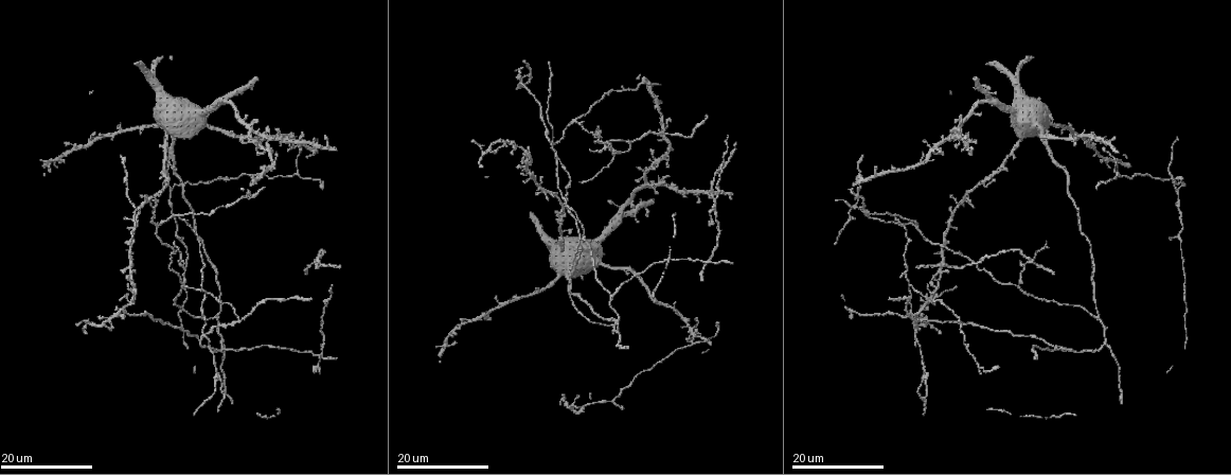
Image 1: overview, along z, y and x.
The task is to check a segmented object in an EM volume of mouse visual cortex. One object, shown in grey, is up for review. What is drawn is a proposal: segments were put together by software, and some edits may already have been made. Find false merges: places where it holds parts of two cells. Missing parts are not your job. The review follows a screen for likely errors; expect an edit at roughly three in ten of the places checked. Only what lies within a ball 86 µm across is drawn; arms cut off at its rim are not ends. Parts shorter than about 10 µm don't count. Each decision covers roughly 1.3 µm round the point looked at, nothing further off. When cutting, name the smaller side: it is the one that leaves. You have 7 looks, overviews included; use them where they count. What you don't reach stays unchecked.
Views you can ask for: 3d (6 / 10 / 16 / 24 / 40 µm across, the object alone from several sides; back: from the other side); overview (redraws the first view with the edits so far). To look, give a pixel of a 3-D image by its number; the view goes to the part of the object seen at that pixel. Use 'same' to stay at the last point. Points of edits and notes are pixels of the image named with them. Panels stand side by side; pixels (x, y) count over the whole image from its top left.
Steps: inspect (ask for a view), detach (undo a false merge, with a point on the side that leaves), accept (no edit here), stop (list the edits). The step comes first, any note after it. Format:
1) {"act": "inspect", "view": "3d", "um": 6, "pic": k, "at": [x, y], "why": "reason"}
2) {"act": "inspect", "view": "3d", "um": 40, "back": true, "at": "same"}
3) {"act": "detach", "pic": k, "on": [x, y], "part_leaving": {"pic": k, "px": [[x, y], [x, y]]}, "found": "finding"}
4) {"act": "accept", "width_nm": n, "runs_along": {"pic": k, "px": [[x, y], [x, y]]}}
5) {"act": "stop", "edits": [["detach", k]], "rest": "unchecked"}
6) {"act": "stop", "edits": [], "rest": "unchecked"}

{"act": "inspect", "view": "3d", "um": 16, "pic": 1, "at": [916, 227], "why": "thin arm on a thick one"}

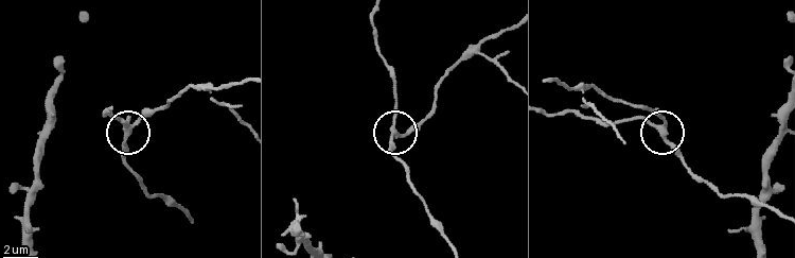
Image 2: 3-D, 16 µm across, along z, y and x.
{"act": "inspect", "view": "3d", "um": 6, "pic": 2, "at": [130, 128]}

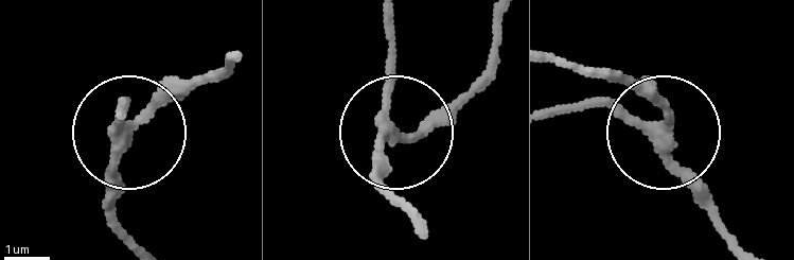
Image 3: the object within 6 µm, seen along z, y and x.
{"act": "accept", "arms": 3, "runs_along": {"pic": 3, "px": [[401, 212], [377, 186], [392, 140], [389, 18]]}, "found": "continuous, no second cell"}

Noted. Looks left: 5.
{"act": "inspect", "view": "3d", "um": 16, "pic": 1, "at": [1019, 285], "why": "branch point"}

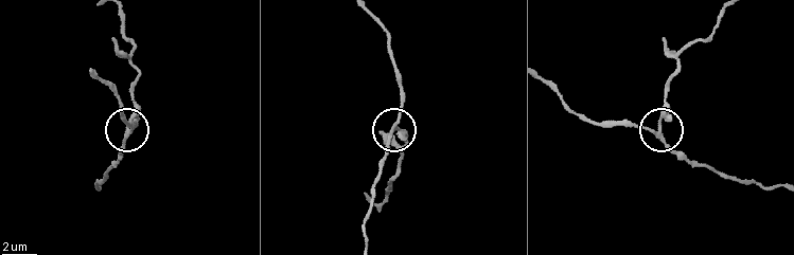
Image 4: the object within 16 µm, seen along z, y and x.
{"act": "inspect", "view": "3d", "um": 6, "pic": 4, "at": [655, 132], "why": "zoom in"}

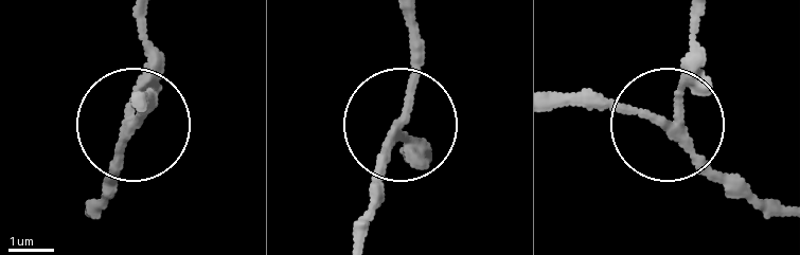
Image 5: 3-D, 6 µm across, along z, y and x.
{"act": "detach", "pic": 5, "on": [144, 71], "part_leaving": {"pic": 5, "px": [[130, 127], [142, 17]]}, "found": "two cells meet here"}

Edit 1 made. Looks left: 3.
{"act": "inspect", "view": "3d", "um": 16, "pic": 1, "at": [1105, 344], "why": "three-way junction"}

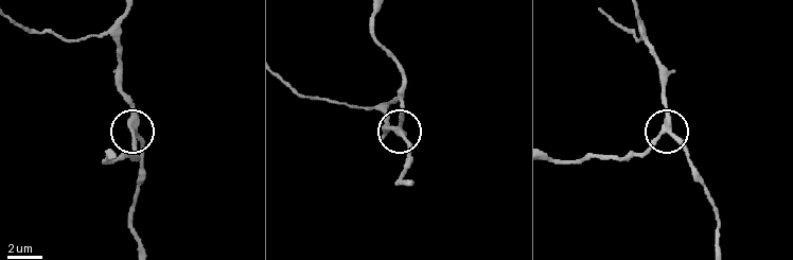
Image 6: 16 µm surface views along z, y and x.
{"act": "inspect", "view": "3d", "um": 10, "pic": 6, "at": [665, 131]}

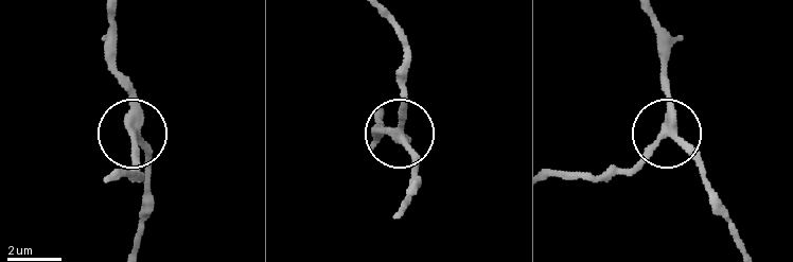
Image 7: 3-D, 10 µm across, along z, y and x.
{"act": "accept", "side_arm_um": 44, "runs_along": {"pic": 7, "px": [[651, 20], [669, 136], [705, 181]]}, "found": "all the same cell"}

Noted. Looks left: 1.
{"act": "stop", "edits": [["detach", 5]], "rest": "unchecked"}

